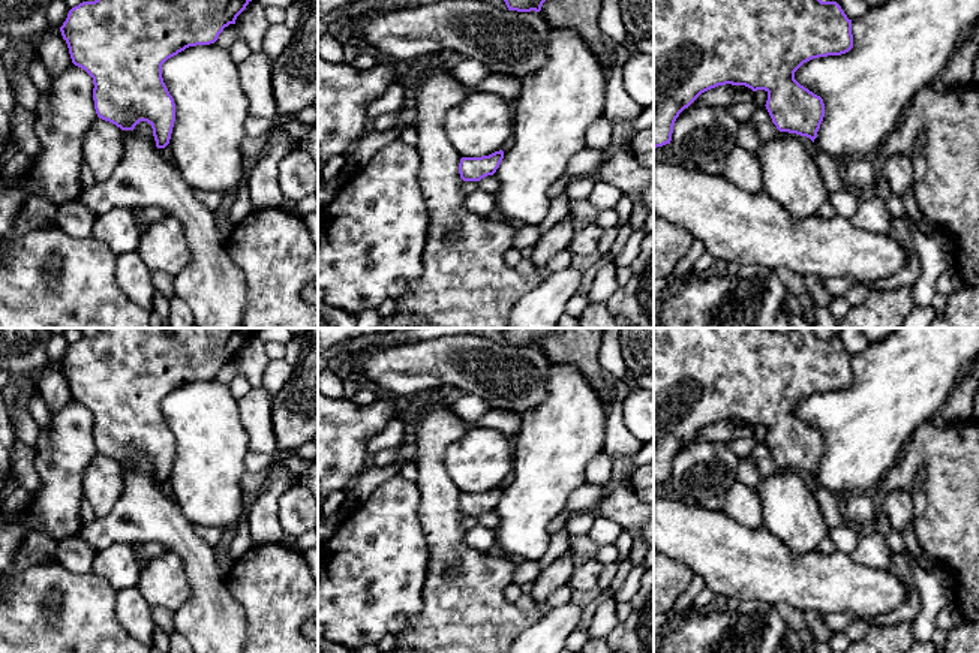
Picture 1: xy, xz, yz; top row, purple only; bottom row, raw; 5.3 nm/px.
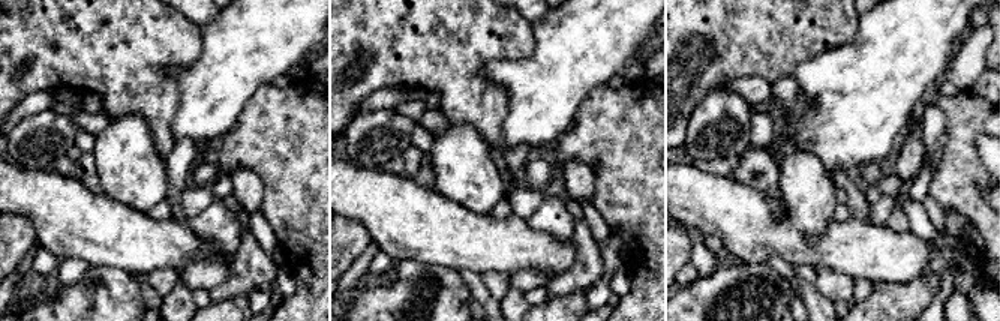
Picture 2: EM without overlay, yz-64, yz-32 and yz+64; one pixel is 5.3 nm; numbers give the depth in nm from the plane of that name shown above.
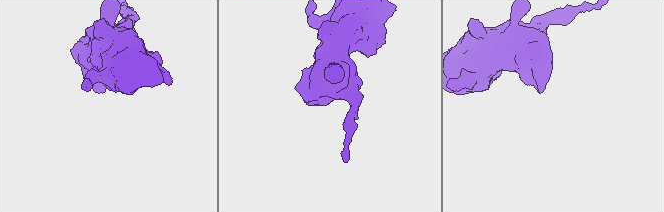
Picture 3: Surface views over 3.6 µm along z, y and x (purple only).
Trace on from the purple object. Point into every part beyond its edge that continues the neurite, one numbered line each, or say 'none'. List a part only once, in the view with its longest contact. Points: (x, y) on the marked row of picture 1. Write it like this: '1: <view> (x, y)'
none

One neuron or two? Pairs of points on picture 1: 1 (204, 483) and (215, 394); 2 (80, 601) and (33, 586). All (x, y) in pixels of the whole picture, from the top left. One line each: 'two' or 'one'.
1: one
2: one

